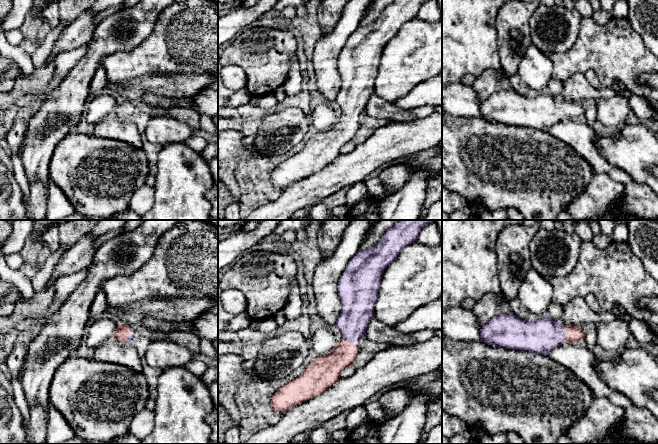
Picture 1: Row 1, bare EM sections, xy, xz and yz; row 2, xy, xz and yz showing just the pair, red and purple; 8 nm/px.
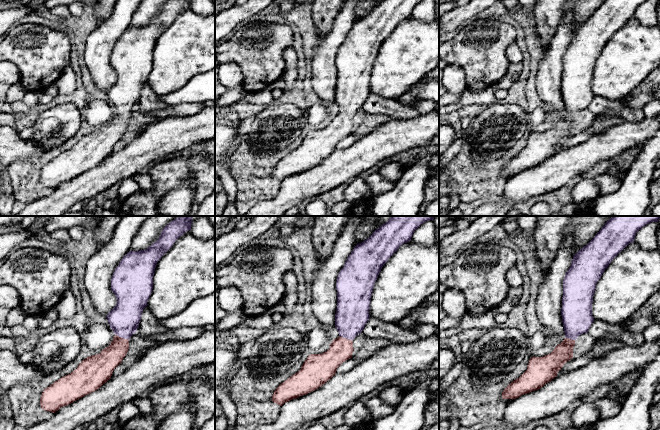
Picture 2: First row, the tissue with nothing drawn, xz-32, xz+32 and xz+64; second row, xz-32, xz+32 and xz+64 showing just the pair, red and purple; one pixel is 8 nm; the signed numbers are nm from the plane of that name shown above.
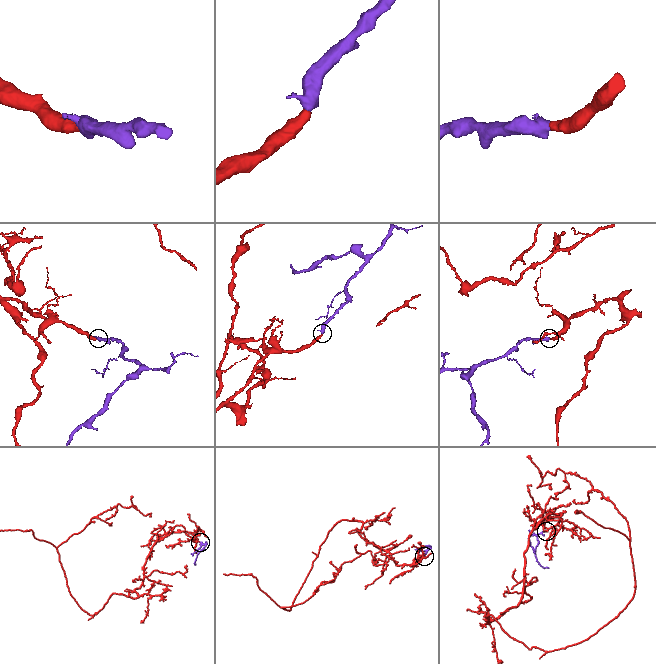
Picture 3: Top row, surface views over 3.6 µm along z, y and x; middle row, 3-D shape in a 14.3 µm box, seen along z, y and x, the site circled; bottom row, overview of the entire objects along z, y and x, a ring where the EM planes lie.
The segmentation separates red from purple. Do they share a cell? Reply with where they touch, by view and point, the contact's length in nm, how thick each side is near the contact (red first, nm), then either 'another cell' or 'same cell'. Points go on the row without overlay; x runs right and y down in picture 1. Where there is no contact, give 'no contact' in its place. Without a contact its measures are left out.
xz (349, 117) | 140 nm | 190/260 nm | same cell

